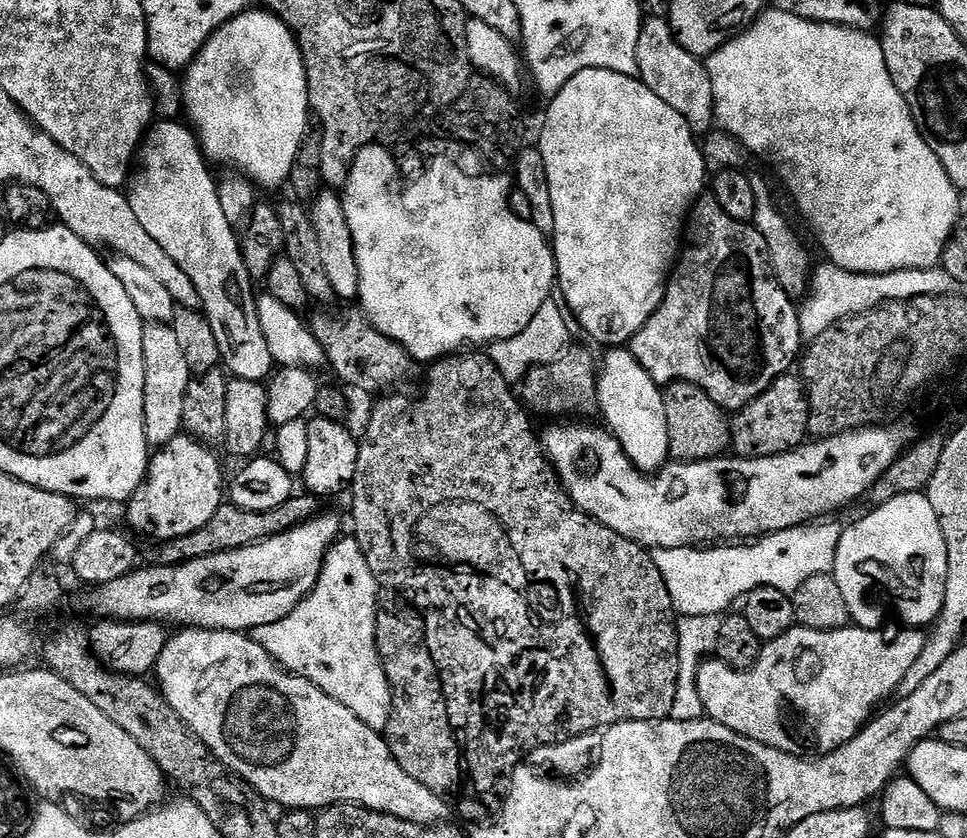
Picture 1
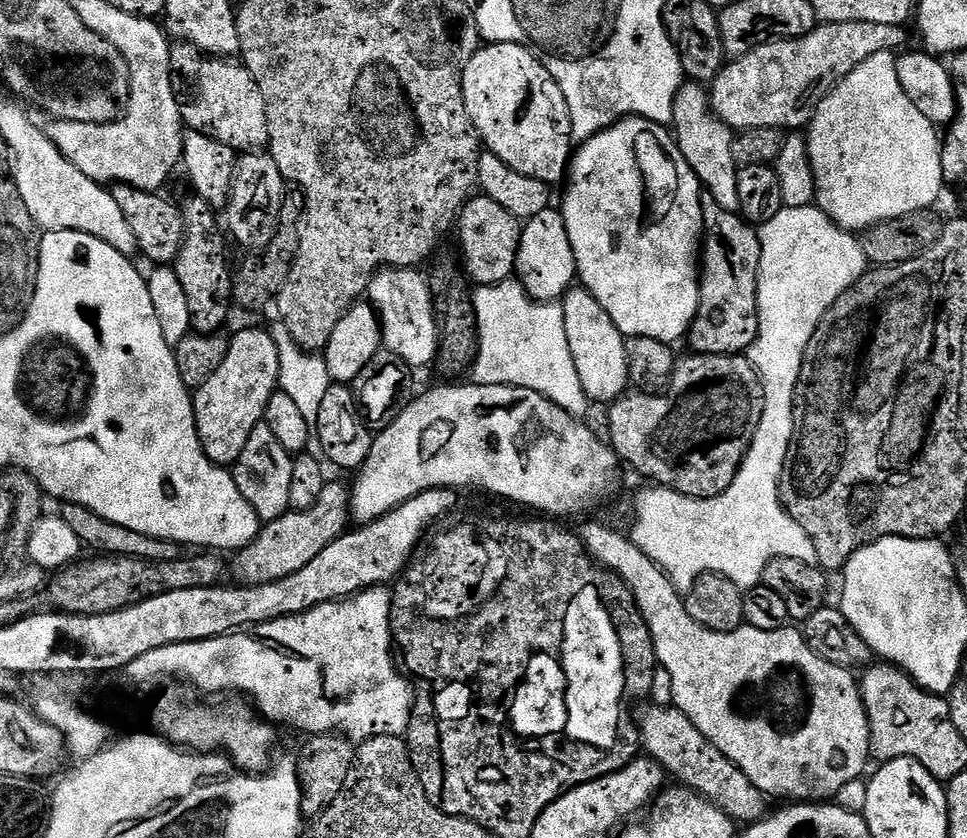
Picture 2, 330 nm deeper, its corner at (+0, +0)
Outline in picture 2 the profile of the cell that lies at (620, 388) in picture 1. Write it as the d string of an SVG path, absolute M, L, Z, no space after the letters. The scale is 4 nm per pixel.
M573 286L569 288L562 297L562 303L566 318L566 342L570 342L570 354L574 354L574 367L578 369L578 379L582 382L582 390L586 390L589 401L593 405L611 406L630 388L626 337L620 333L618 326L614 326L610 314L606 314L606 310L602 310L602 306L598 306L598 298L594 298L594 294L590 294L584 287Z

